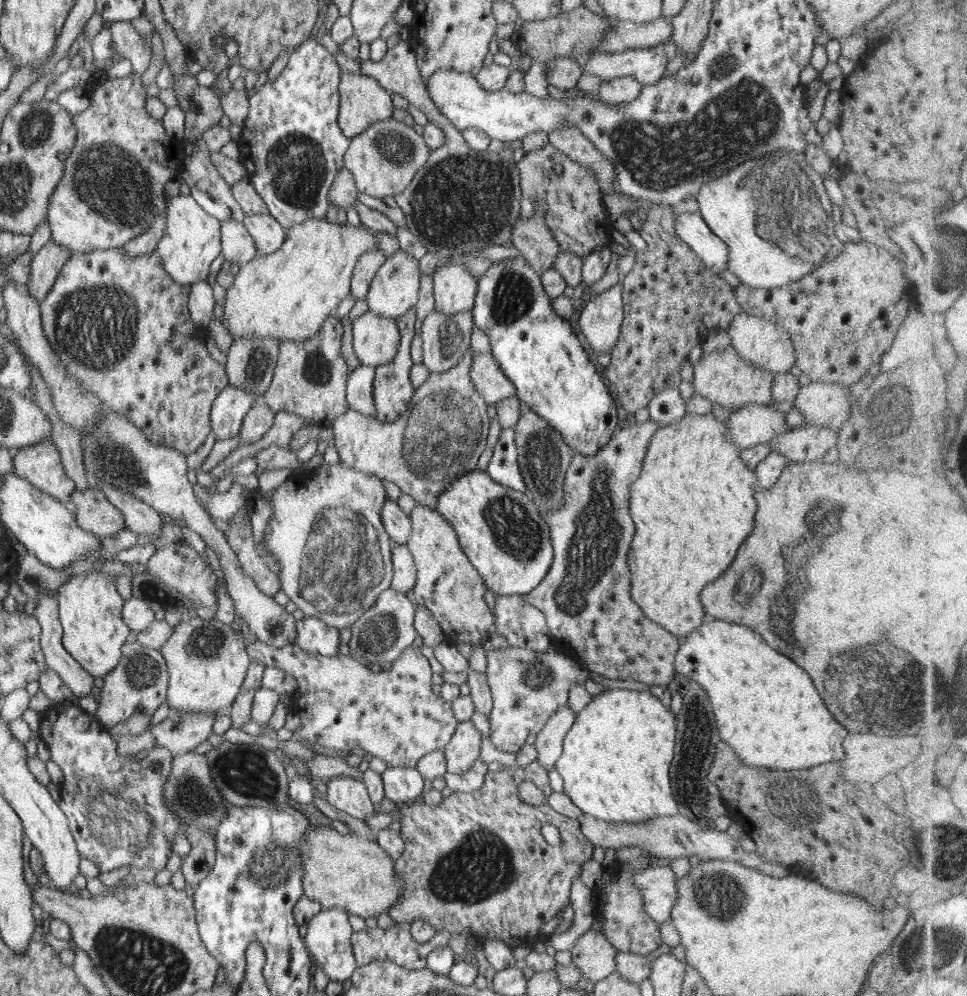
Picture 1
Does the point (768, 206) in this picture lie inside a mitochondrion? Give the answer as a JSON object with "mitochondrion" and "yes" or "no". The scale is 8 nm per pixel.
{"mitochondrion":"yes"}

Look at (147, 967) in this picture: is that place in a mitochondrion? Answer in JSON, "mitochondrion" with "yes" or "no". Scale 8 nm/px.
{"mitochondrion":"yes"}

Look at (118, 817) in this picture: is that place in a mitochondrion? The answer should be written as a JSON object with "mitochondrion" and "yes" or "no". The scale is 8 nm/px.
{"mitochondrion":"yes"}

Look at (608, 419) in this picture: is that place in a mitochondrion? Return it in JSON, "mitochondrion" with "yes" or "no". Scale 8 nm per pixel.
{"mitochondrion":"no"}

